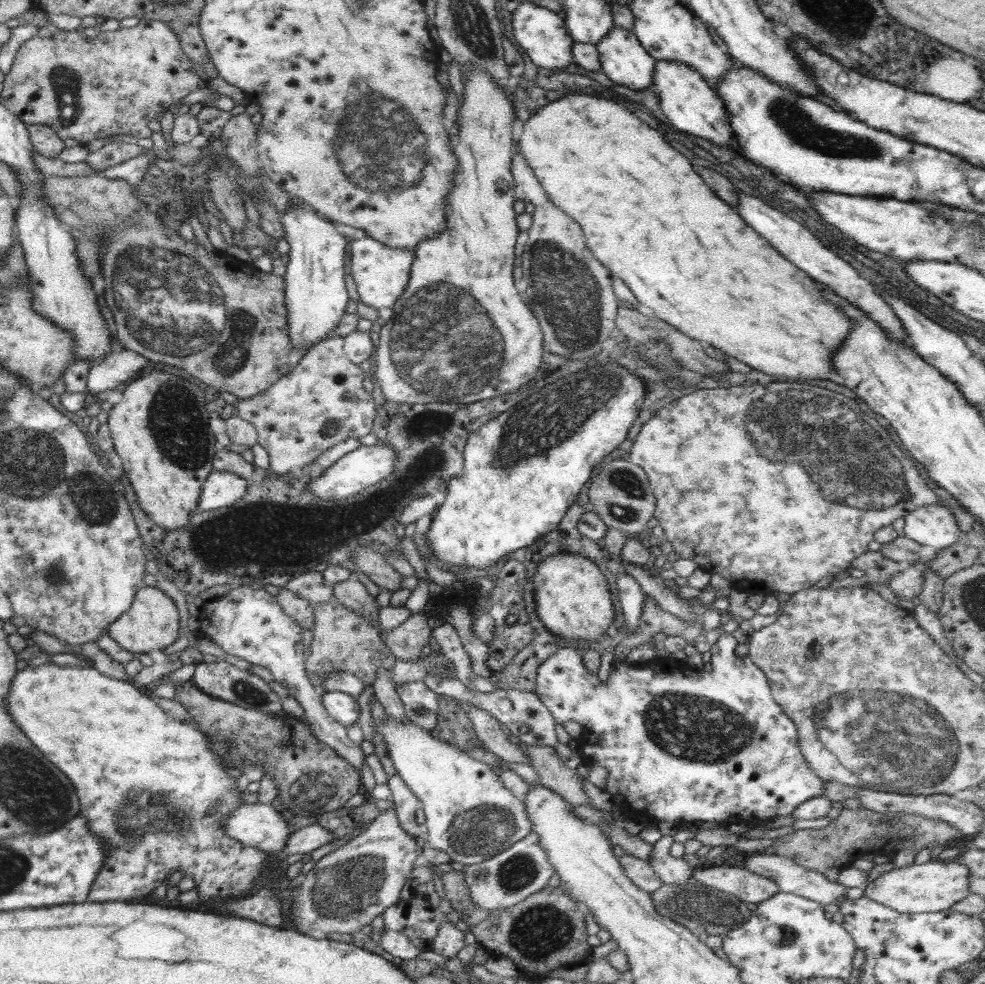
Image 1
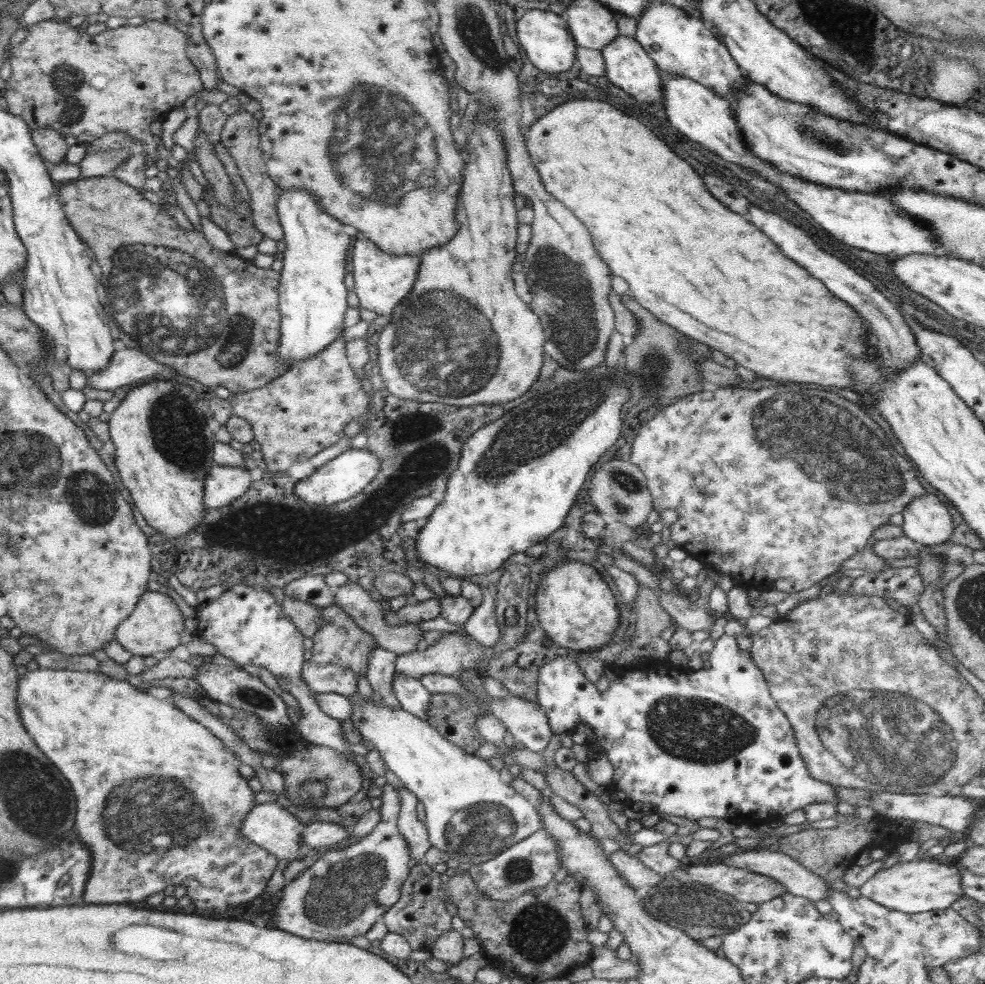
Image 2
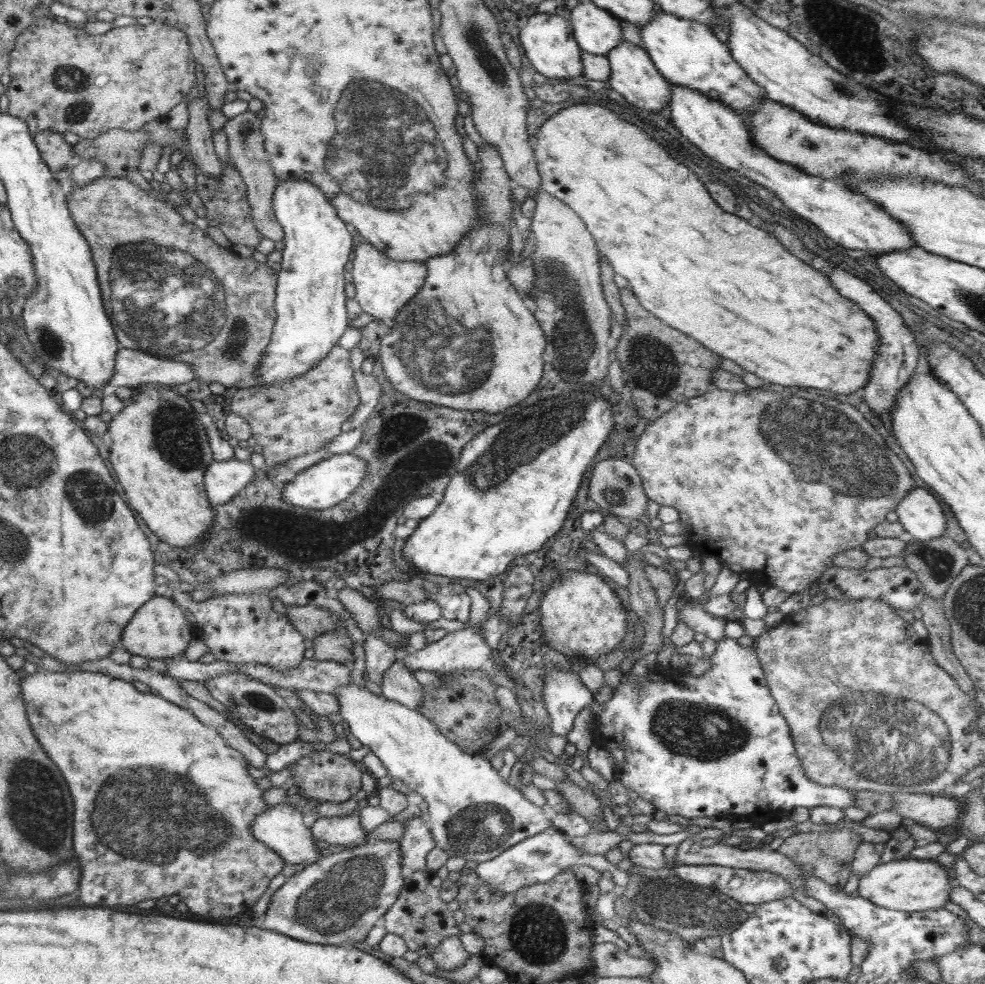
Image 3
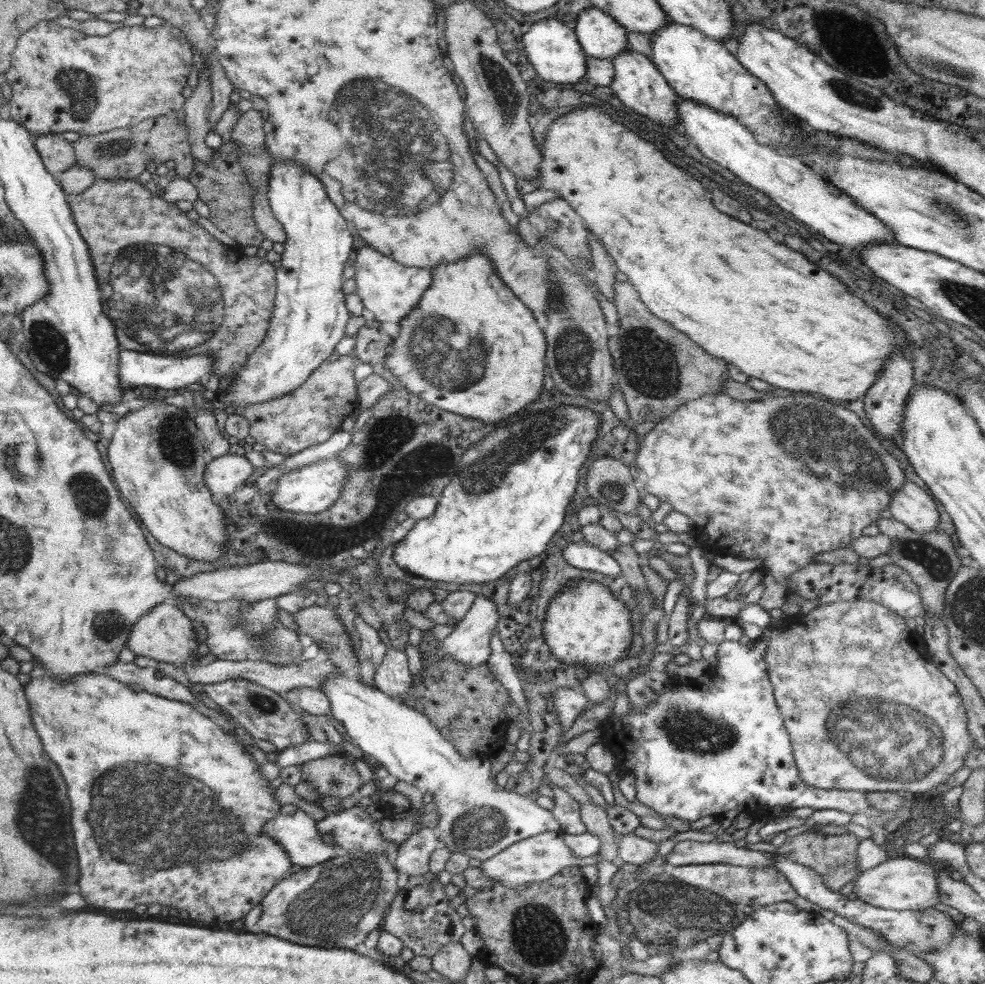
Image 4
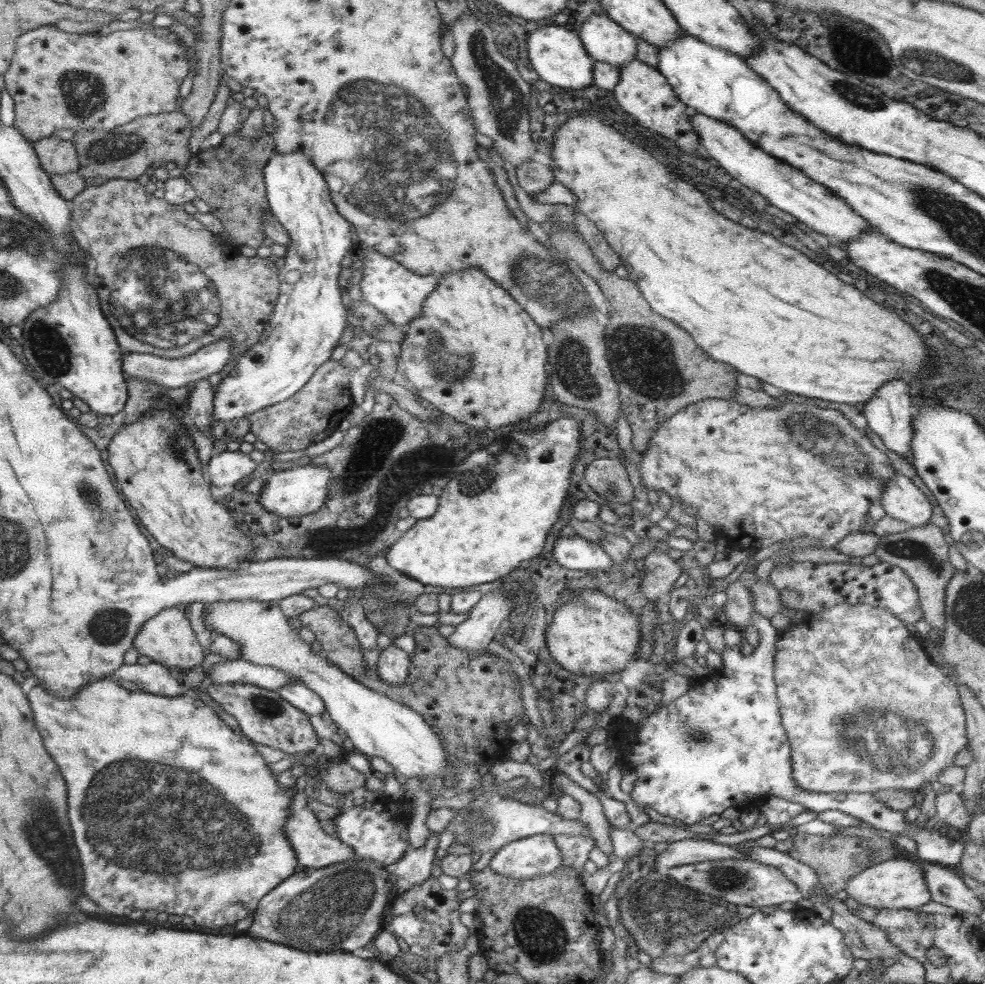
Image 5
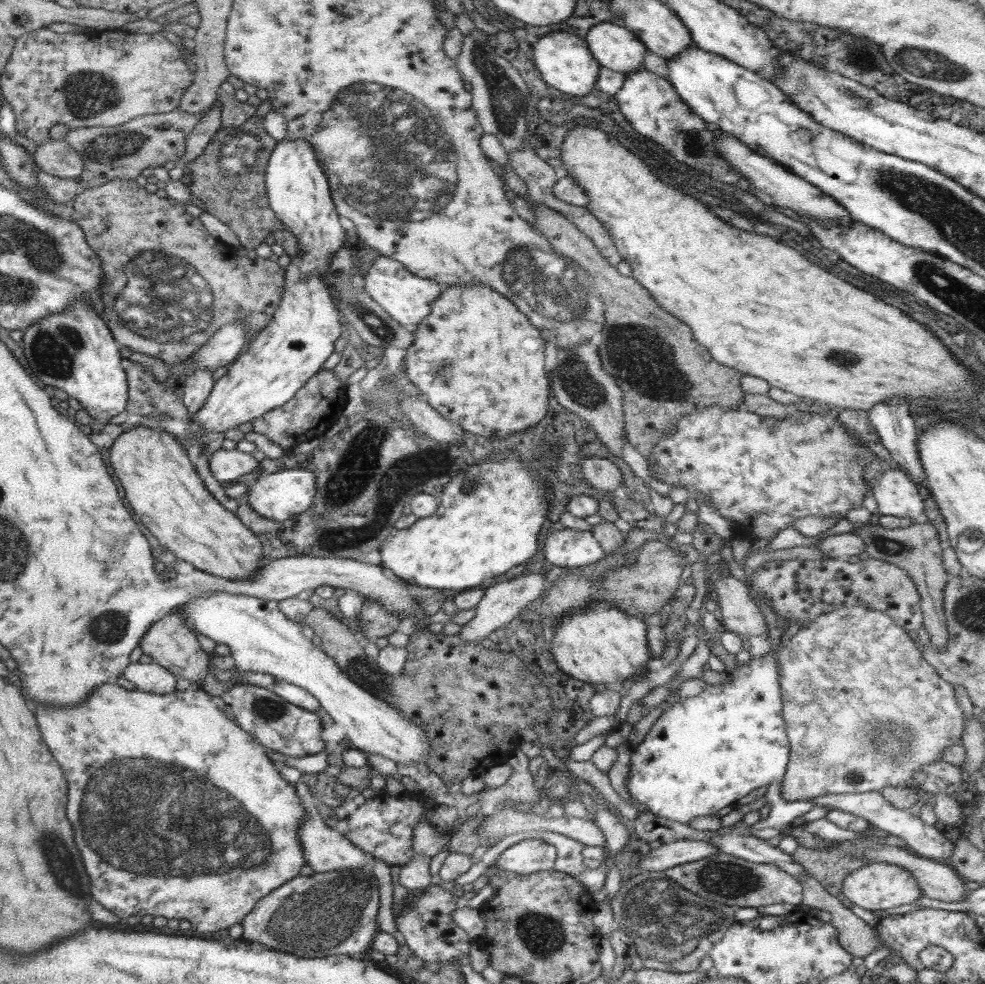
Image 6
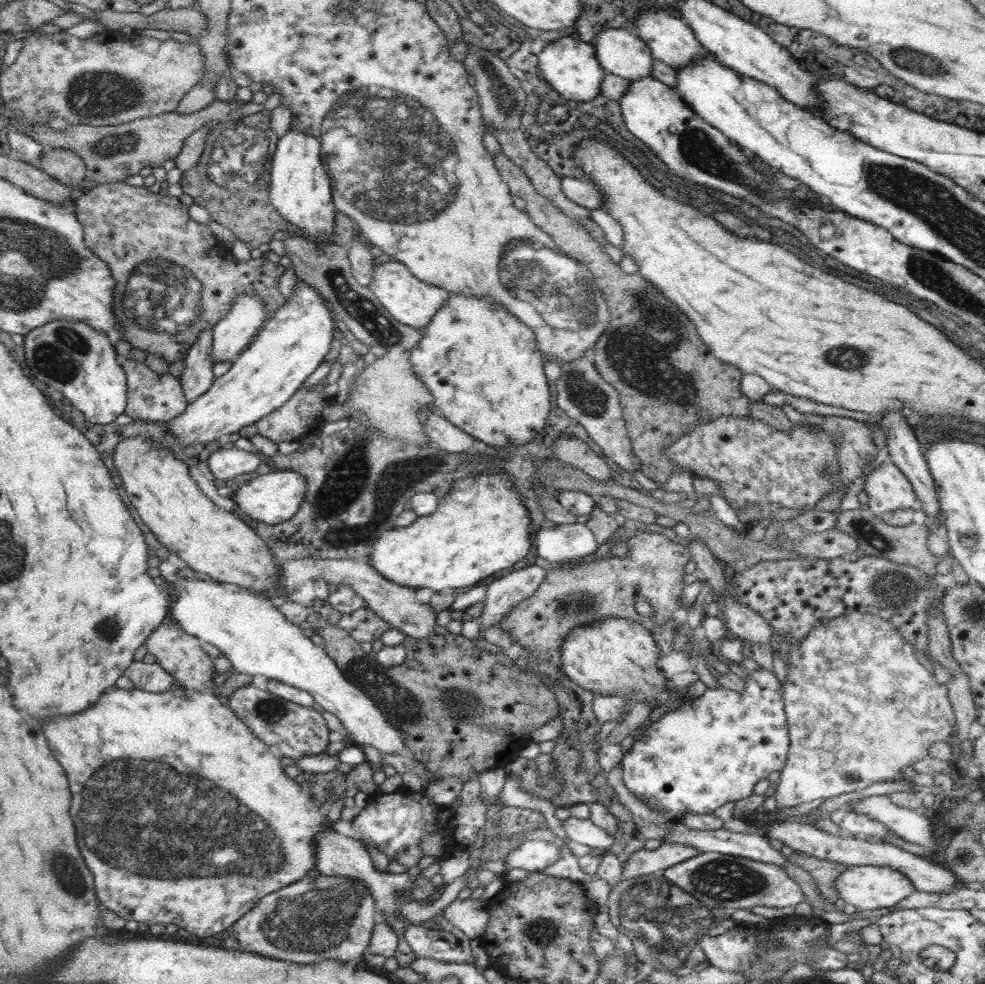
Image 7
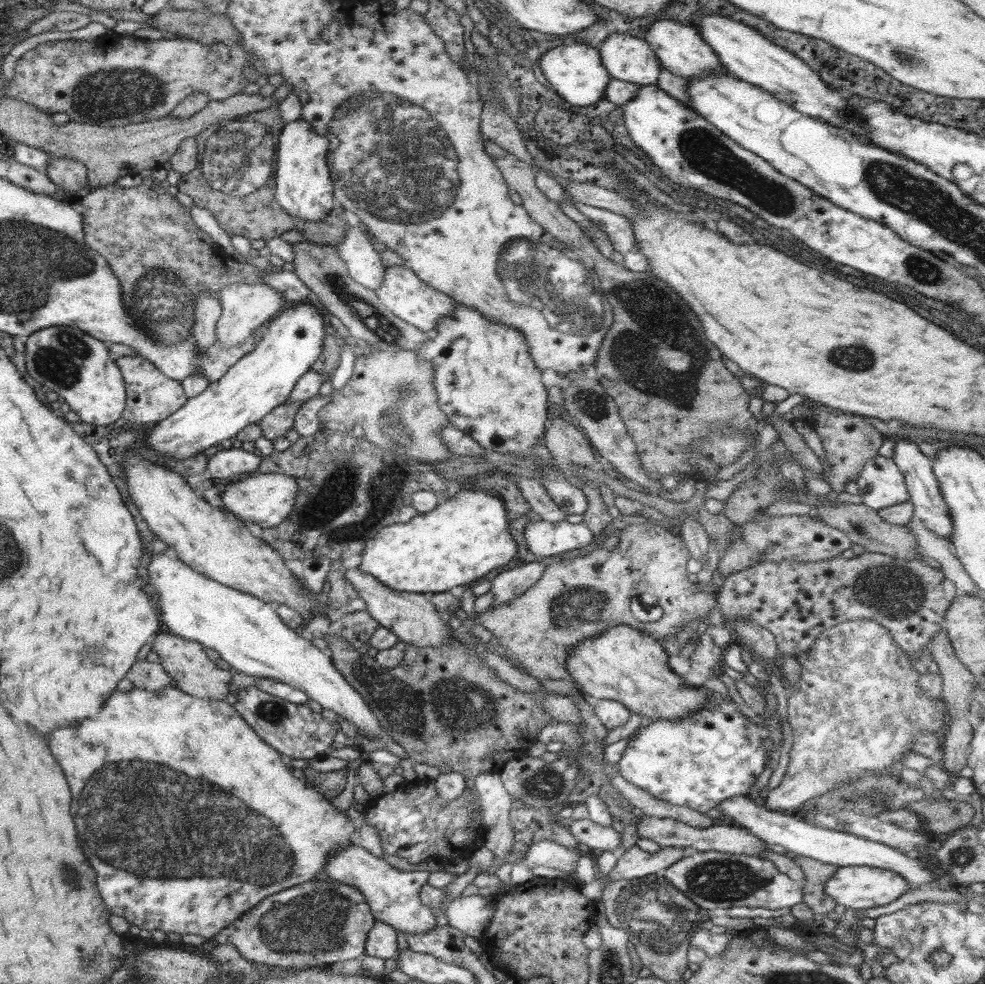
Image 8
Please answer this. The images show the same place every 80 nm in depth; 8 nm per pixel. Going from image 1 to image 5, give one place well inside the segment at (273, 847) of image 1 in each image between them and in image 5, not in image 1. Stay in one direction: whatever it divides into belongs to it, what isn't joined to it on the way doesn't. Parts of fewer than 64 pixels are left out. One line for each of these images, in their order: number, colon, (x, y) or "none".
2: (269, 825)
3: (283, 828)
4: (296, 831)
5: (314, 848)

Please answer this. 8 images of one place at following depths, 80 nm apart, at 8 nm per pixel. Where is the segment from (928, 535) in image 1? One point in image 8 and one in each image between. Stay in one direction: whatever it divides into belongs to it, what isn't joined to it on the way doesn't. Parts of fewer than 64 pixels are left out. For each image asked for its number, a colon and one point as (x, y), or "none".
2: (926, 520)
3: (920, 514)
4: (911, 505)
5: (901, 499)
6: (896, 495)
7: (888, 490)
8: (881, 484)

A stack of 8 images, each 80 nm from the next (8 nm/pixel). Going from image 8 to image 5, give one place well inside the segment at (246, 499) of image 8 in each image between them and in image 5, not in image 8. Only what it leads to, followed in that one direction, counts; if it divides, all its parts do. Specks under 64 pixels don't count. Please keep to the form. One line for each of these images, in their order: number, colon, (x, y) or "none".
5: (301, 490)
6: (279, 495)
7: (272, 498)

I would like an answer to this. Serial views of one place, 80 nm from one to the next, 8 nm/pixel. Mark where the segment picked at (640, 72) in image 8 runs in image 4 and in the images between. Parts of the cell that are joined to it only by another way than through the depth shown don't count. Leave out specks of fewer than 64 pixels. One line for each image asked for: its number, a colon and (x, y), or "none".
4: (600, 36)
5: (605, 41)
6: (614, 46)
7: (620, 51)

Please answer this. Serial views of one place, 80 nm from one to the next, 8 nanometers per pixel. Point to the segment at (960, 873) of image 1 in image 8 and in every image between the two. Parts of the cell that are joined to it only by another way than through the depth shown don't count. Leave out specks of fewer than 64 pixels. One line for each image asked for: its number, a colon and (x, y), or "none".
2: (922, 885)
3: (910, 885)
4: (901, 883)
5: (898, 884)
6: (879, 886)
7: (866, 887)
8: (855, 887)

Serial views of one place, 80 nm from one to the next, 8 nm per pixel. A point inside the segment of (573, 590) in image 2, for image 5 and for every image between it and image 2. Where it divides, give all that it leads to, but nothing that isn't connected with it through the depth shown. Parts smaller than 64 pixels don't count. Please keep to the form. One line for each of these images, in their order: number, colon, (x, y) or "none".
3: (580, 615)
4: (585, 625)
5: (591, 634)

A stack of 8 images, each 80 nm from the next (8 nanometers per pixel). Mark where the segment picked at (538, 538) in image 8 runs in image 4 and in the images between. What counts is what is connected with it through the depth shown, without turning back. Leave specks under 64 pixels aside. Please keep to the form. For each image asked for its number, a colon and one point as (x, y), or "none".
4: (582, 556)
5: (573, 552)
6: (569, 548)
7: (562, 544)

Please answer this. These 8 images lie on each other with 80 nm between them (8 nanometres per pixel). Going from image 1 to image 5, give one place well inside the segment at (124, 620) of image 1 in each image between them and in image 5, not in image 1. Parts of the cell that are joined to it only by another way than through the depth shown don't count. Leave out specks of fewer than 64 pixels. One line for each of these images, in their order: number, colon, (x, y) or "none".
2: (155, 625)
3: (159, 629)
4: (165, 634)
5: (168, 639)

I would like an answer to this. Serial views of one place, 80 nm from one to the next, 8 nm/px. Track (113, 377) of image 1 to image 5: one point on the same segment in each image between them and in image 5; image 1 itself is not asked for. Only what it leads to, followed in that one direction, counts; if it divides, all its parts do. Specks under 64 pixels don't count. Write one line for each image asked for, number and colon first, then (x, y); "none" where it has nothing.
2: (128, 367)
3: (133, 368)
4: (135, 368)
5: (166, 373)

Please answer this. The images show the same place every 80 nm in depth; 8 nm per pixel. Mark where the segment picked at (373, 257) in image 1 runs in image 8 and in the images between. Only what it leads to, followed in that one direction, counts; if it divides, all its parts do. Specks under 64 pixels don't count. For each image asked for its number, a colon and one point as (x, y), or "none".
2: (382, 280)
3: (383, 286)
4: (389, 291)
5: (398, 293)
6: (406, 298)
7: (413, 302)
8: (402, 292)

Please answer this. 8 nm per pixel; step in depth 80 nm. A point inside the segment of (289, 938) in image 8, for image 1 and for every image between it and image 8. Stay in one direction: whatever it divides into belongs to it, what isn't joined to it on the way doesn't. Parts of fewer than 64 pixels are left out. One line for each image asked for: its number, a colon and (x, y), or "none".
1: (348, 888)
2: (342, 894)
3: (337, 900)
4: (338, 903)
5: (342, 907)
6: (332, 913)
7: (325, 917)

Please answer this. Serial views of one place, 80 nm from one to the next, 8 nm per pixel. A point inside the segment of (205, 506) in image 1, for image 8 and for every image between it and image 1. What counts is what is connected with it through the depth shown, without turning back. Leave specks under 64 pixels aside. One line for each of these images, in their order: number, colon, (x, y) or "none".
2: (224, 484)
3: (223, 480)
4: (223, 475)
5: (225, 470)
6: (225, 465)
7: (224, 464)
8: (223, 464)

